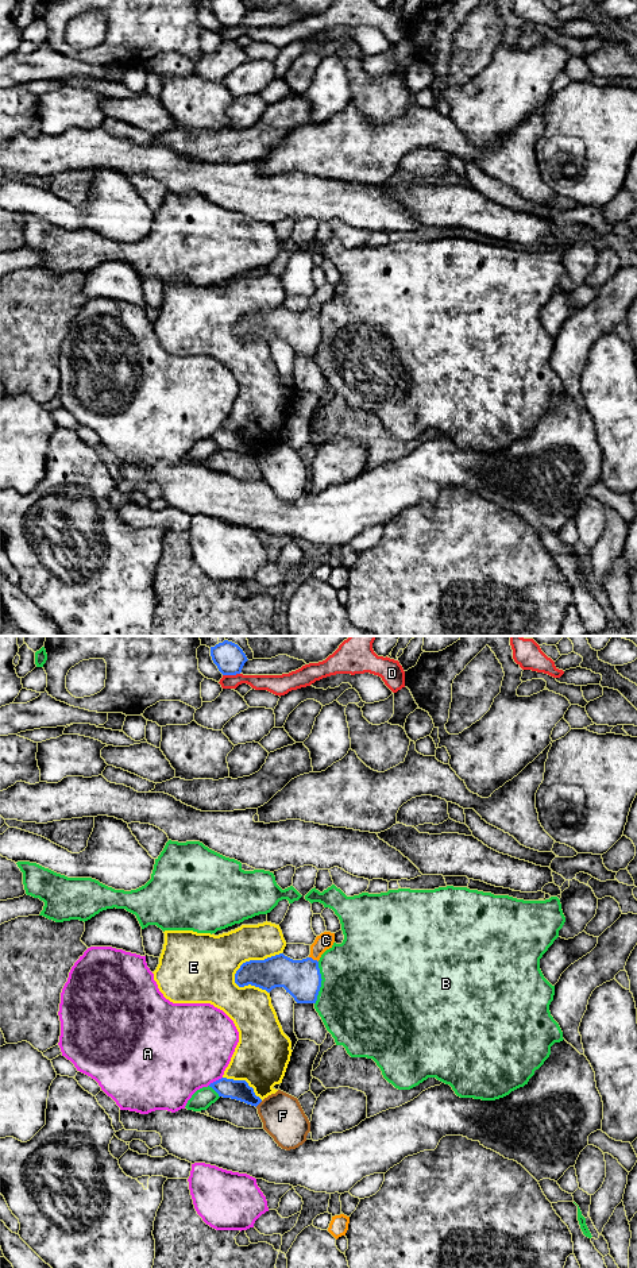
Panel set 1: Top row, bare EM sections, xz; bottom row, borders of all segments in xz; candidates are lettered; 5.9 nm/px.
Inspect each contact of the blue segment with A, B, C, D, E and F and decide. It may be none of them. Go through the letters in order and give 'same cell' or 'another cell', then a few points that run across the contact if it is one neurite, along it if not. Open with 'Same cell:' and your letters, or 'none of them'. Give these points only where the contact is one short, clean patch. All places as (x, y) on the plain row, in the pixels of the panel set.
Same cell: C
A: another cell
B: another cell
C: same cell; line xz (301, 331), (312, 311), (316, 301), (325, 292)
D: another cell
E: another cell
F: another cell

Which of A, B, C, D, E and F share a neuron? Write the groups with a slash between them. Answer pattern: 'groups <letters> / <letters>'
groups A / B / C / D / E / F

